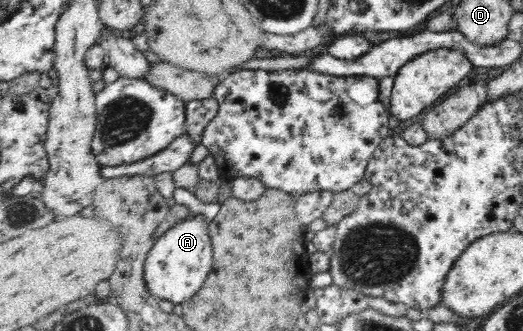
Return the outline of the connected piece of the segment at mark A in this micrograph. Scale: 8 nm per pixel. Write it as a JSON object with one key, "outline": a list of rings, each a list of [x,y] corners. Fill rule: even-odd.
{"outline":[[[193,214],[156,238],[145,259],[144,276],[149,292],[157,299],[182,304],[203,287],[212,269],[213,244],[209,236],[209,222],[203,214]]]}

